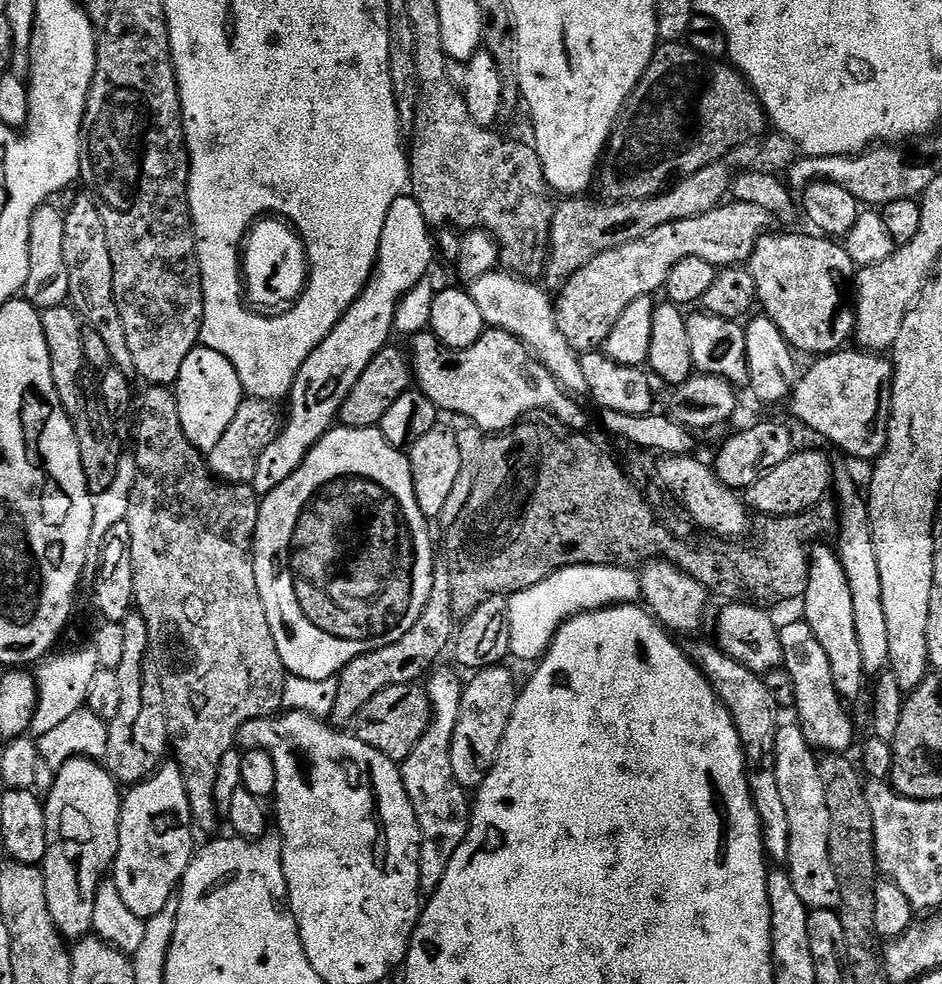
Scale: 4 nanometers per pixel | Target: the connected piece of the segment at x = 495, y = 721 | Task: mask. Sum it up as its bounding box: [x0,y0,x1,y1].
[450,666,518,790]

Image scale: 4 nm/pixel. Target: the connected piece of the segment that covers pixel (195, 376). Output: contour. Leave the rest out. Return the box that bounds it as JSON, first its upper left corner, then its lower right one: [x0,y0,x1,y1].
[174,346,242,454]

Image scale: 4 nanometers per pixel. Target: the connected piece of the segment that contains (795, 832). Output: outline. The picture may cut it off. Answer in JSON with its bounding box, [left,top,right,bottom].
[776,723,839,909]

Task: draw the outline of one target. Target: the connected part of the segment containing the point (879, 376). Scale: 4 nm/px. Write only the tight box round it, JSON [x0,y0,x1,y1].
[790,350,892,462]

